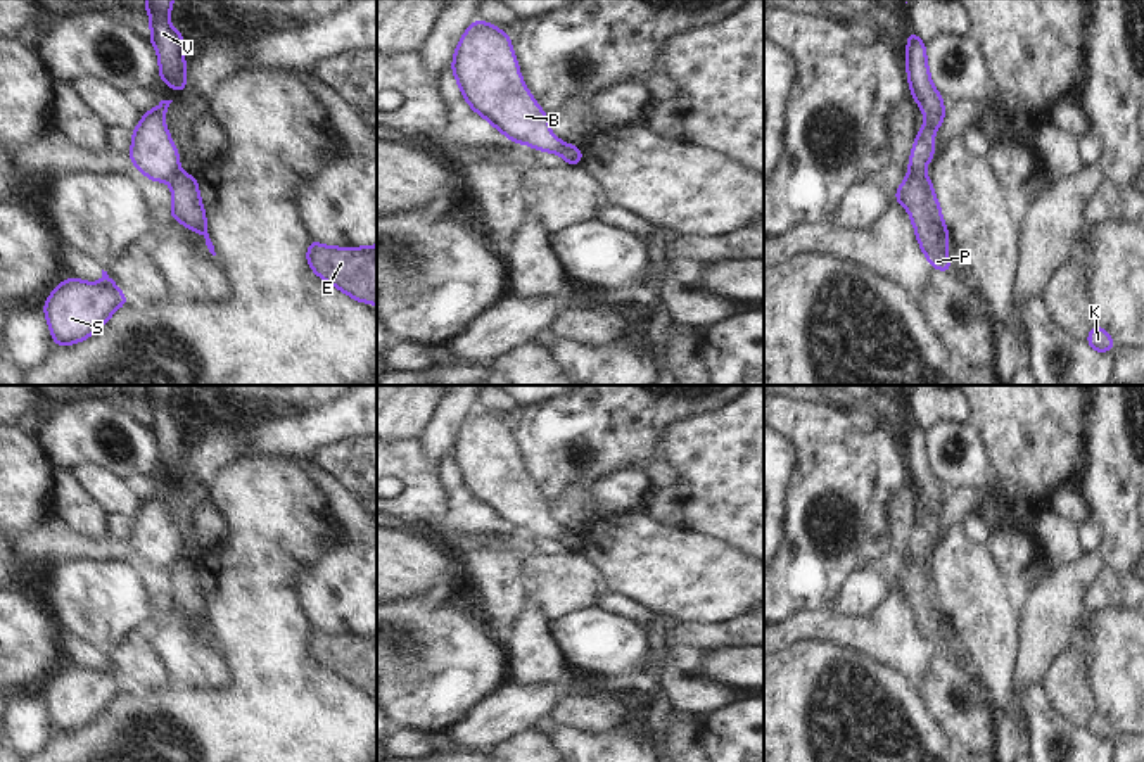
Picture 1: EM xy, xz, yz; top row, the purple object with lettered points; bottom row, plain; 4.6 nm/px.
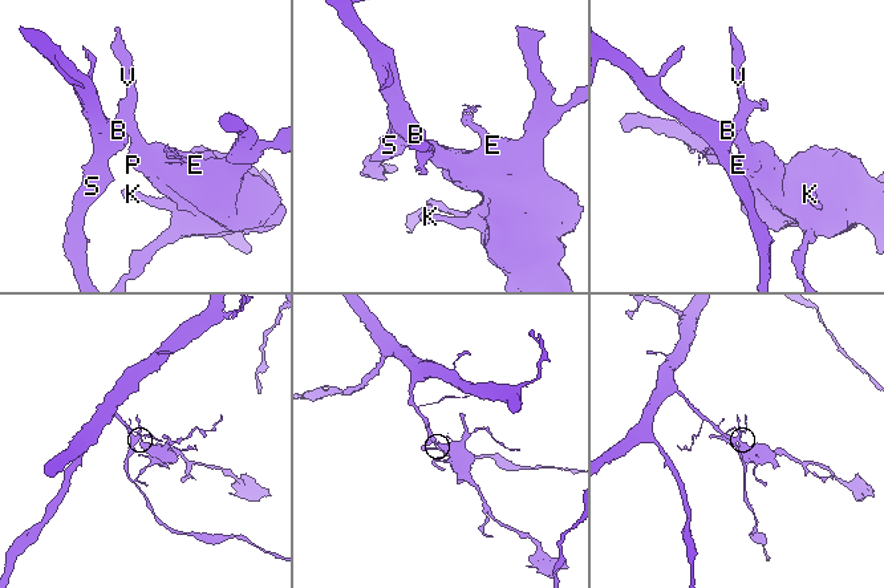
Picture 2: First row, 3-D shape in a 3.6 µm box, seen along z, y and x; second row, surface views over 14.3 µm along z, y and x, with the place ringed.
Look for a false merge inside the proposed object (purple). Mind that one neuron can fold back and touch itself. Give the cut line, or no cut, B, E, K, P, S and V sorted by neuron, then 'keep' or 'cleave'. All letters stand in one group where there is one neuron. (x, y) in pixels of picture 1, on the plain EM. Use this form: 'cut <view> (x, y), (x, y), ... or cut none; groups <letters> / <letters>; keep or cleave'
cut yz (921, 555), (908, 562); groups B S V / E K P; cleave

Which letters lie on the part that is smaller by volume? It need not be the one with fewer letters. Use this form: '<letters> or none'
E, K, P

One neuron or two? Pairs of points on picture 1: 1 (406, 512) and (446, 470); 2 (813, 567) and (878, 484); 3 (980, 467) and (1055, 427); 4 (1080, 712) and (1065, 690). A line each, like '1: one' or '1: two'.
1: two
2: one
3: two
4: one

